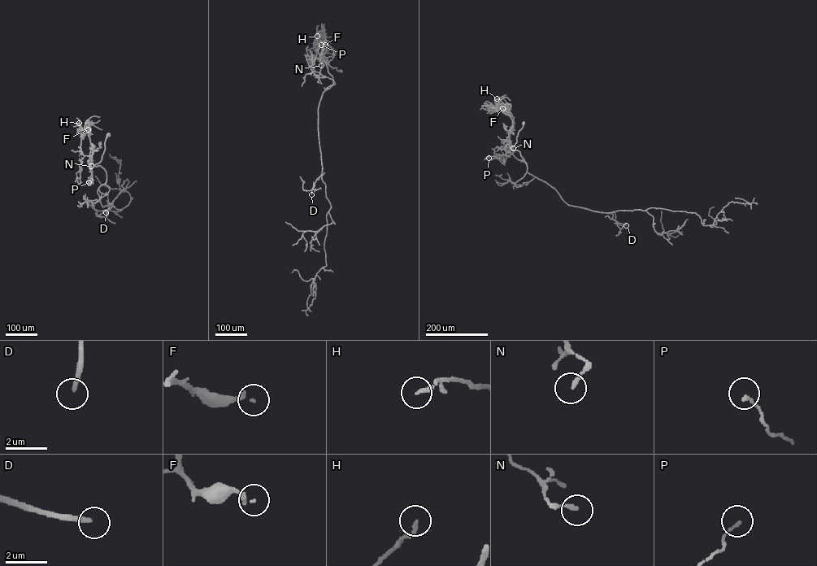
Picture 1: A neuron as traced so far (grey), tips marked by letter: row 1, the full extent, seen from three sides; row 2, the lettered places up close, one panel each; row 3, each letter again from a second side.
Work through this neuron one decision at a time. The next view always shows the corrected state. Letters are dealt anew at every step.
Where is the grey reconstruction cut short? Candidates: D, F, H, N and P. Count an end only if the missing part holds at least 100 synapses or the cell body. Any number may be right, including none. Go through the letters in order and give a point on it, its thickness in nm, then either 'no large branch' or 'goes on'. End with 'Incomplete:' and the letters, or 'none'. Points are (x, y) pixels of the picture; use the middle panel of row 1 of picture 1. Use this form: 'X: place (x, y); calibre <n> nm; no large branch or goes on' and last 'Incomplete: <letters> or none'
D: place (311, 194); calibre 200 nm; goes on
F: place (325, 45); calibre 170 nm; no large branch
H: place (317, 36); calibre 170 nm; no large branch
N: place (321, 65); calibre 170 nm; no large branch
P: place (321, 45); calibre 130 nm; no large branch
Incomplete: D

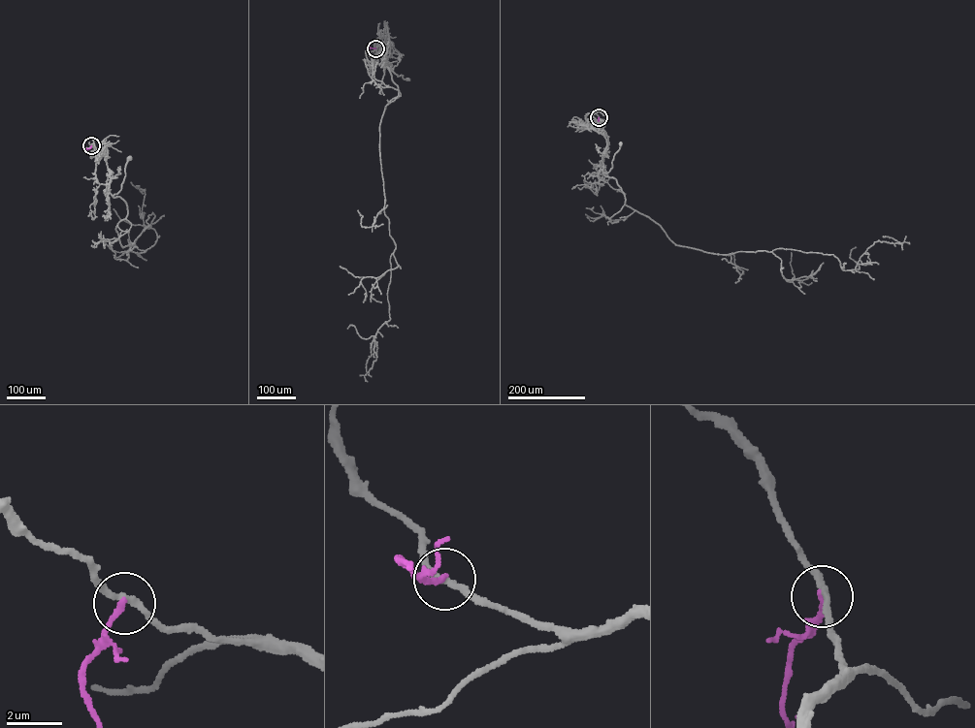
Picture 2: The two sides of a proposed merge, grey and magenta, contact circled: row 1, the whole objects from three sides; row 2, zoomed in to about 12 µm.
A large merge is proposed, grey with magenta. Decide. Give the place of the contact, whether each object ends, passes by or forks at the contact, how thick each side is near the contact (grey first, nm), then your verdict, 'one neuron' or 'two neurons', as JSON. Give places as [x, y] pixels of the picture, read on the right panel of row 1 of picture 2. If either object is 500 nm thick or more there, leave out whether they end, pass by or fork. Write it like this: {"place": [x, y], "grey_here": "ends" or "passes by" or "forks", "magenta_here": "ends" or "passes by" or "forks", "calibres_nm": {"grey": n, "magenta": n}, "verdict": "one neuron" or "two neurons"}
{"place": [599, 117], "grey_here": "passes by", "magenta_here": "ends", "calibres_nm": {"grey": 240, "magenta": 200}, "verdict": "two neurons"}

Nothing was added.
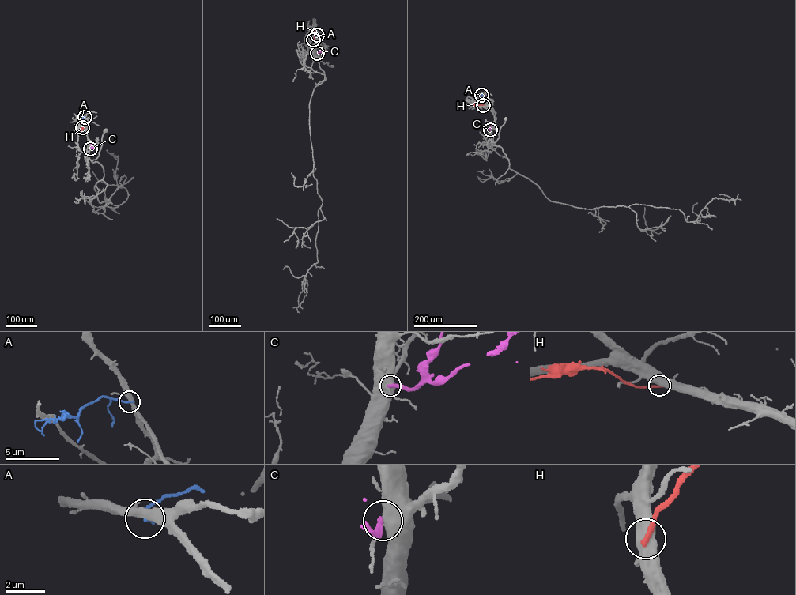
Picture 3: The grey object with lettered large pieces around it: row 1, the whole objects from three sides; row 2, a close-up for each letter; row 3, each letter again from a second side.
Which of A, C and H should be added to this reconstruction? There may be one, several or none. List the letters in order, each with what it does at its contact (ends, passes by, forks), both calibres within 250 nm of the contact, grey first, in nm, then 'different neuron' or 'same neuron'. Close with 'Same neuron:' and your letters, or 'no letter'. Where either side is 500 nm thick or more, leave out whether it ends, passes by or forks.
A: it ends; calibres 360 and 180 nm; different neuron
C: calibres 550 and 280 nm; different neuron
H: calibres 550 and 260 nm; different neuron
Same neuron: no letter

